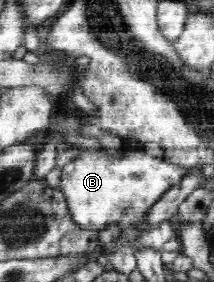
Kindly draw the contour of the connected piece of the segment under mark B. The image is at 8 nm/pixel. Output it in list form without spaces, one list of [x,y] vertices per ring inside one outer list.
[[[123,147],[122,149],[127,149],[127,151],[118,151],[118,154],[81,152],[78,157],[63,166],[59,185],[66,198],[68,211],[78,225],[99,232],[115,222],[119,224],[121,236],[123,236],[124,231],[129,231],[132,227],[139,227],[149,208],[156,204],[167,191],[170,191],[170,188],[180,184],[180,180],[188,172],[187,168],[172,164],[166,157],[148,155],[143,148]]]

